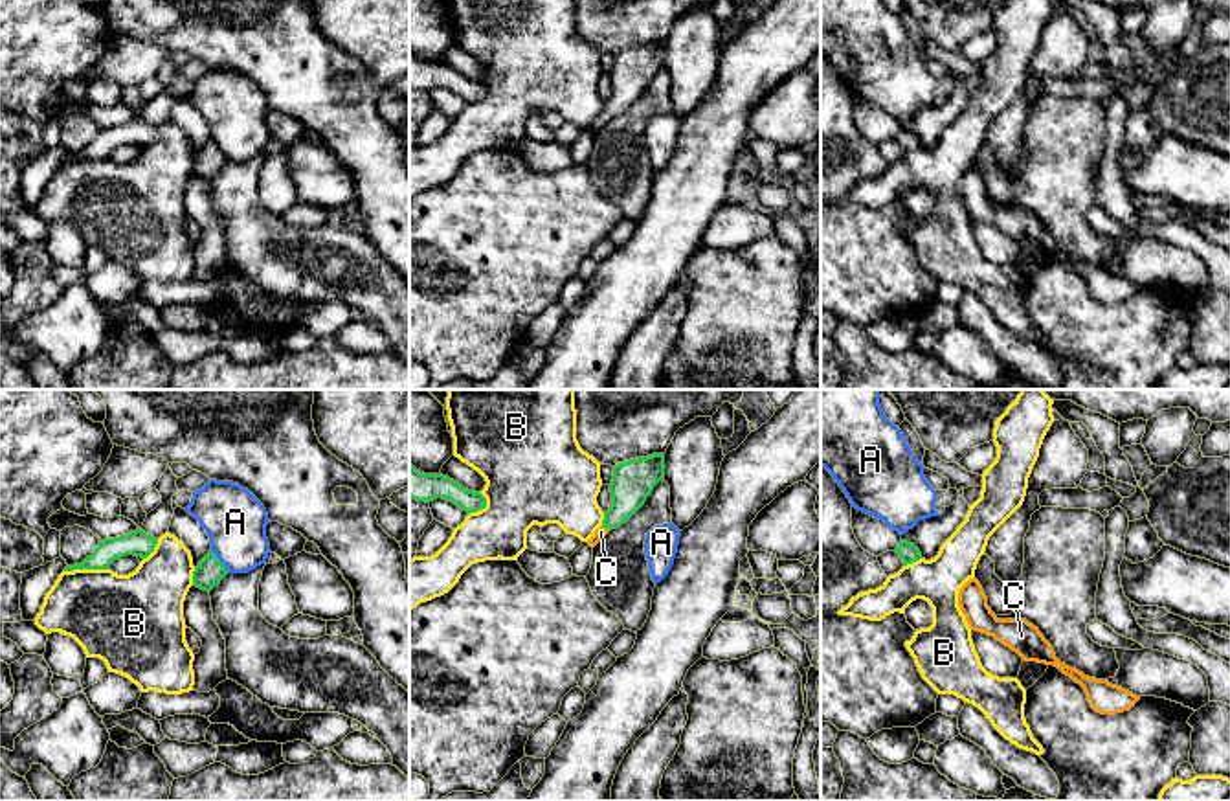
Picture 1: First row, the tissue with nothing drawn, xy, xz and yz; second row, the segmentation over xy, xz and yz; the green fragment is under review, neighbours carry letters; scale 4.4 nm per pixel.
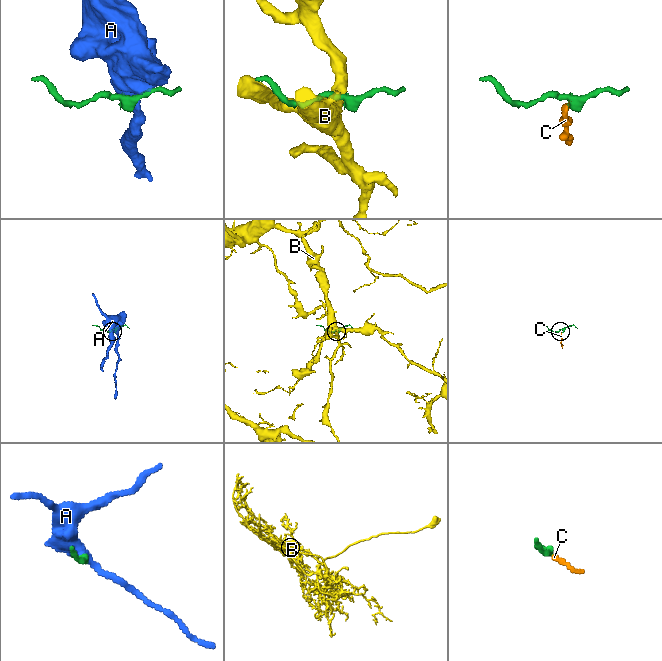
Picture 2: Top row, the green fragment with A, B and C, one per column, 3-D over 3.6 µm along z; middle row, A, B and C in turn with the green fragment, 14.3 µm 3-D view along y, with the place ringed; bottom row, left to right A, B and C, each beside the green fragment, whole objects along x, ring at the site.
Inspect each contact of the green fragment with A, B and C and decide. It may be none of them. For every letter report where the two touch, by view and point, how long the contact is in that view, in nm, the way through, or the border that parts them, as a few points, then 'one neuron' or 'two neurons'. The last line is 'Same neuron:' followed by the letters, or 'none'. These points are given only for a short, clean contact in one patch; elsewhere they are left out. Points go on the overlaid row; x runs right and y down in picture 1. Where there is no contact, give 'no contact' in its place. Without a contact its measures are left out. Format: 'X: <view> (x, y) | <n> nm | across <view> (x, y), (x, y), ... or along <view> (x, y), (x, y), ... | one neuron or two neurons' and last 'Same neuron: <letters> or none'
A: xy (219, 561) | 130 nm | two neurons
B: xy (85, 568) | 190 nm | two neurons
C: xz (606, 528) | 50 nm | across xz (634, 480), (625, 506), (606, 528), (601, 531) | one neuron
Same neuron: C

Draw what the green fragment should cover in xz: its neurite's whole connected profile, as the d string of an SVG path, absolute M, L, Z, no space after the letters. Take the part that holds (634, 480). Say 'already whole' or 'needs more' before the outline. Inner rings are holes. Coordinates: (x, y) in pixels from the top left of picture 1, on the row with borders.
needs more; M665 454L630 459L613 467L609 483L611 505L604 513L602 525L587 540L595 547L611 529L626 524L665 478Z

